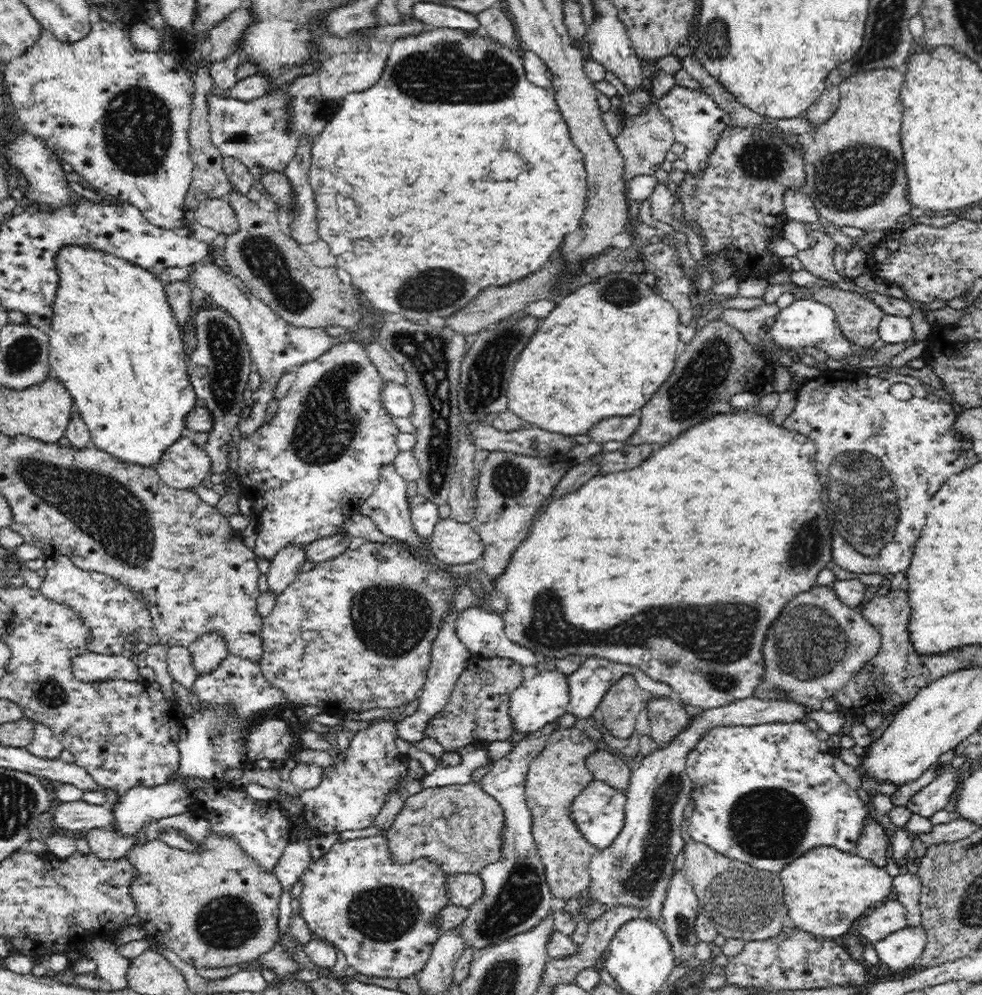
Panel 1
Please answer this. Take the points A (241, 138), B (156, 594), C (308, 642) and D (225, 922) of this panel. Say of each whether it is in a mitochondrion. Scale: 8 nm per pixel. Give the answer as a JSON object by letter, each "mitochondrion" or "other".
{"A":"mitochondrion","B":"other","C":"other","D":"mitochondrion"}

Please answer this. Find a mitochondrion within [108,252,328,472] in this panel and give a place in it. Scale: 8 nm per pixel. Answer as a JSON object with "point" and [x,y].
{"point":[225,370]}

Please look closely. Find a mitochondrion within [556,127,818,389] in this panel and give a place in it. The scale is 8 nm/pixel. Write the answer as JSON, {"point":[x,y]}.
{"point":[760,160]}

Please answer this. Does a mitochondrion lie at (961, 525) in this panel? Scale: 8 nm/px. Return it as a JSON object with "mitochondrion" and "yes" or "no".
{"mitochondrion":"no"}

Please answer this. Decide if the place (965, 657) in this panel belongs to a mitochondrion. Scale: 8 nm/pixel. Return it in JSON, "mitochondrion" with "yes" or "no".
{"mitochondrion":"yes"}

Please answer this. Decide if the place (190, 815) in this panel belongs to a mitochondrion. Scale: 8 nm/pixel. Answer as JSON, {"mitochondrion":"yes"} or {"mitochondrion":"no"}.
{"mitochondrion":"no"}

